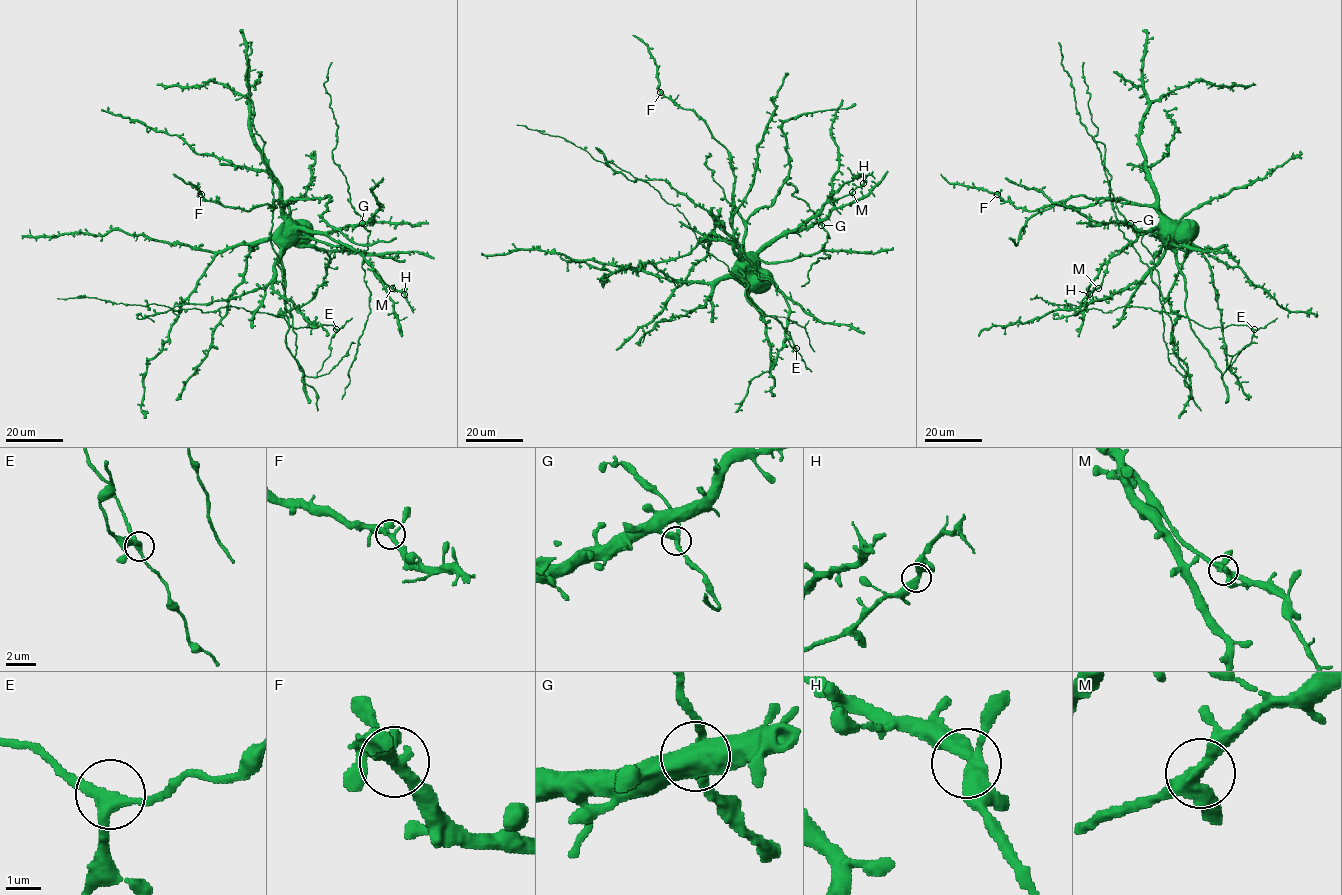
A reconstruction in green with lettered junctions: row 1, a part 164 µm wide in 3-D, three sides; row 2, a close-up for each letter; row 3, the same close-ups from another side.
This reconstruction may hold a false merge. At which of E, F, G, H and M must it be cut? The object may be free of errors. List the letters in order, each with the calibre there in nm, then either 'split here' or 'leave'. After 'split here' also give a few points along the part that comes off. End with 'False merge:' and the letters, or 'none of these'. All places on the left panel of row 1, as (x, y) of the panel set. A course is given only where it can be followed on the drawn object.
E: 320 nm | leave
F: 360 nm | leave
G: 320 nm | leave
H: 360 nm | leave
M: 340 nm | leave
False merge: none of these

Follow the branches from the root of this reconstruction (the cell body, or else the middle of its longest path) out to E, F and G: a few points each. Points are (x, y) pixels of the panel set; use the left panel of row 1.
E: (291, 226), (291, 245), (282, 256), (288, 318), (286, 347), (306, 376), (315, 376), (322, 368), (336, 329)
F: (291, 226), (285, 204), (278, 201), (274, 207), (259, 204), (244, 211), (208, 201), (201, 194)
G: (291, 226), (326, 232), (362, 223)

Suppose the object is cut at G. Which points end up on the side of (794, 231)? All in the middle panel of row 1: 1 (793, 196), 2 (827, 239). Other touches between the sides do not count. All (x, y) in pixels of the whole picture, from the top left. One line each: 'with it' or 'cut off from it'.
1: cut off from it
2: cut off from it

